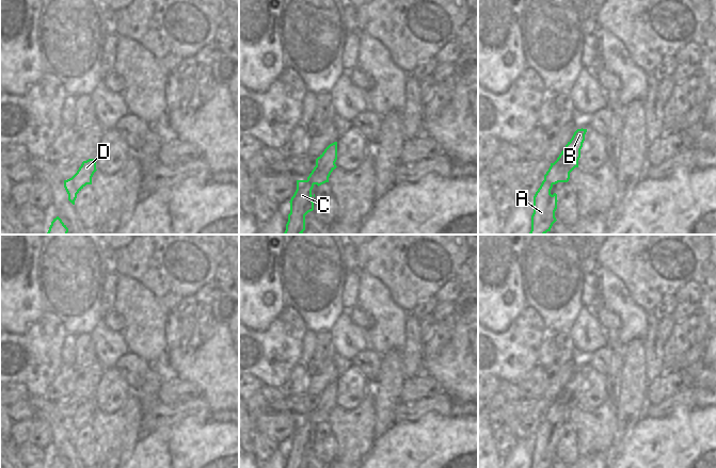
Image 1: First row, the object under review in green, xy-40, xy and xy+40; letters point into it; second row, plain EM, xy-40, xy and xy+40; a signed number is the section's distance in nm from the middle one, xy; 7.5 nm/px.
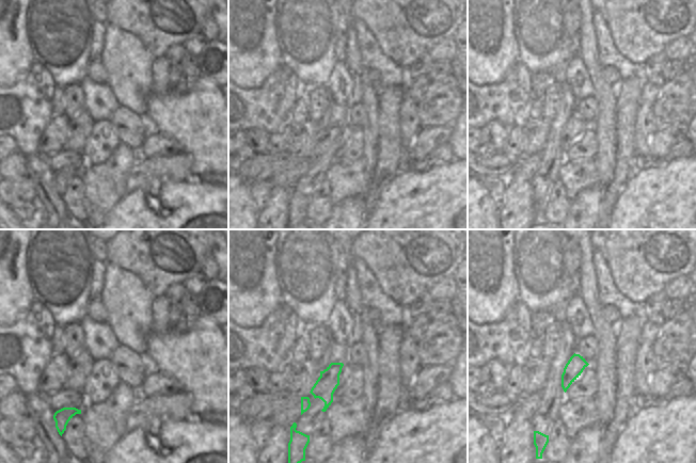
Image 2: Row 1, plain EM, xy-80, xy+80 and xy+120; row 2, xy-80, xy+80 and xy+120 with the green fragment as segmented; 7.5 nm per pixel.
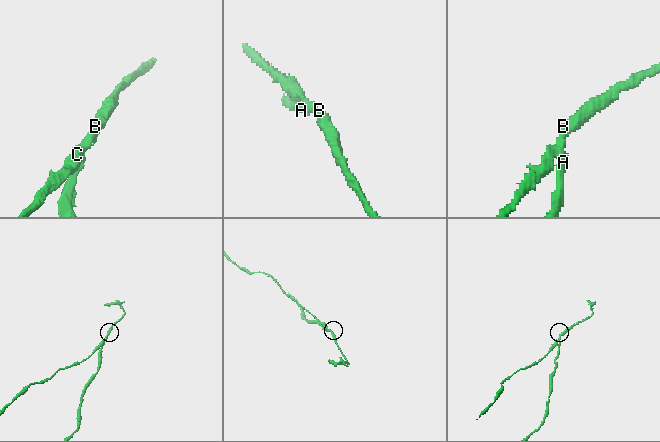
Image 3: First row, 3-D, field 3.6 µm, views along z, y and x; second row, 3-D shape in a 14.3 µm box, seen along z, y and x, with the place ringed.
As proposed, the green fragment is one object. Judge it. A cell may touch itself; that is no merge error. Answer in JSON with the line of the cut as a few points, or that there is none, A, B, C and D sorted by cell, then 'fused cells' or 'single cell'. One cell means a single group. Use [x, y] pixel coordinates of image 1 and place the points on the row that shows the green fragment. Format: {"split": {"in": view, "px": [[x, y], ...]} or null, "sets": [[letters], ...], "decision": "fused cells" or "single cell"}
{"split": {"in": "xy+40", "px": [[544, 179], [552, 184]]}, "sets": [["A", "C"], ["B", "D"]], "decision": "fused cells"}

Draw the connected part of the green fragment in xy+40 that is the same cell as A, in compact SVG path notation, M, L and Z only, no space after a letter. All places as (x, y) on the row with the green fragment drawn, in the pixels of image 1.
M543 180L534 196L534 213L529 235L545 235L551 231L553 224L557 221L555 211L558 200L556 193L551 194L552 188L552 183Z

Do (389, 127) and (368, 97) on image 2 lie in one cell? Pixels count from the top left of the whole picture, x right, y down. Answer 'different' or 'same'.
different

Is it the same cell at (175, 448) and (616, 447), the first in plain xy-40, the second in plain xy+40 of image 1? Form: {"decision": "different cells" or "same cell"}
{"decision": "different cells"}

